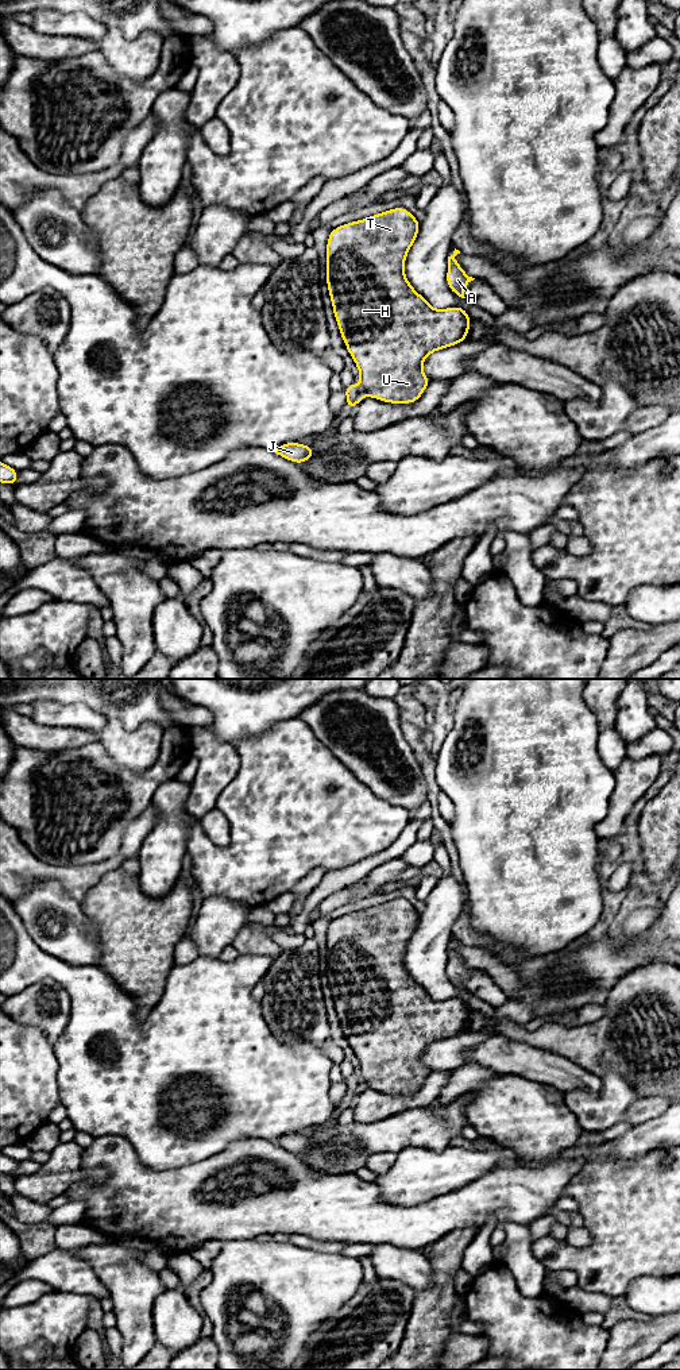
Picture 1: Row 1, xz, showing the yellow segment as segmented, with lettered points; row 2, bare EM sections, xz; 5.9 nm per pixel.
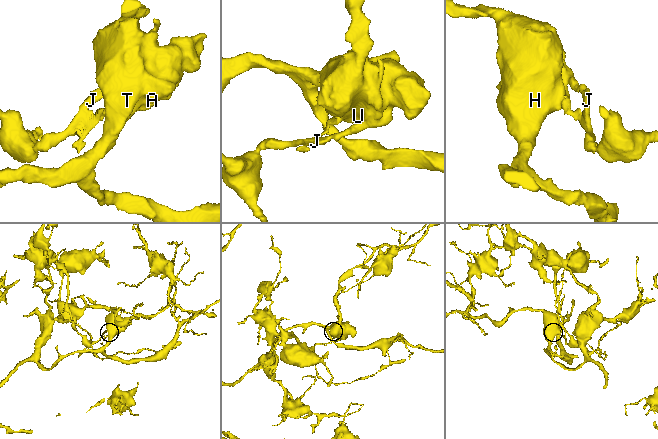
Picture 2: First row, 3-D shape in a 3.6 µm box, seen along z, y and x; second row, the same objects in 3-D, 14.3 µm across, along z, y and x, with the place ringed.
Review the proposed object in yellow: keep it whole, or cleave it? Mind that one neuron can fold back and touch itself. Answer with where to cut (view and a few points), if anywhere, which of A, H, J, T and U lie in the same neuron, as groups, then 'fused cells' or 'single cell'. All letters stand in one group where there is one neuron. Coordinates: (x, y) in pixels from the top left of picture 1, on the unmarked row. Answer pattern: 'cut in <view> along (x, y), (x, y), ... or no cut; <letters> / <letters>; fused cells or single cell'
cut in xz along (360, 1080), (363, 1085); A H T U / J; fused cells

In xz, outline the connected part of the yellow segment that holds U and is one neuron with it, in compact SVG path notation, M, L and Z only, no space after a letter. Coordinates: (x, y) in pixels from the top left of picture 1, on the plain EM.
M399 898L333 919L327 934L333 1006L358 1057L363 1087L390 1095L418 1092L430 1073L421 1061L426 1047L464 1033L472 1012L461 997L432 999L409 975L403 957L418 922L420 912Z

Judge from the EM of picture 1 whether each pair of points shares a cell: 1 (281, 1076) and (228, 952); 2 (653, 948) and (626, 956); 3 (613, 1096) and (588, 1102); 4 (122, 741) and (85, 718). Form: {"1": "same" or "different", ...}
{"1": "different", "2": "different", "3": "same", "4": "different"}

